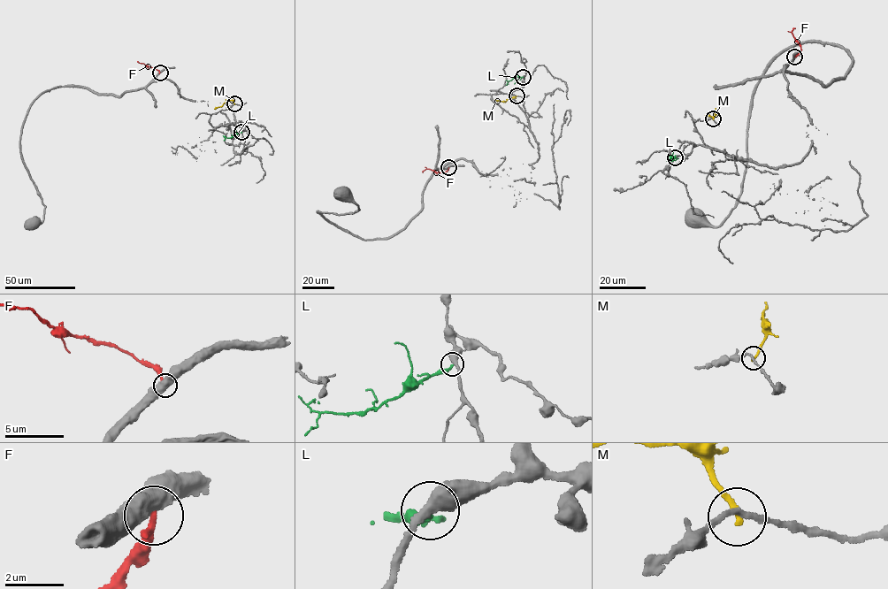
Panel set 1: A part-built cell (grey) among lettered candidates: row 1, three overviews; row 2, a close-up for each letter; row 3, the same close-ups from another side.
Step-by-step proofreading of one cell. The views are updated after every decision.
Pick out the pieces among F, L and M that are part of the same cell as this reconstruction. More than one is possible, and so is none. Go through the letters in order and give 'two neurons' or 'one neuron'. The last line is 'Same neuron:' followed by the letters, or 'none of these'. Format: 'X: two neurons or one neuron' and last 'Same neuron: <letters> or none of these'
F: two neurons
L: two neurons
M: two neurons
Same neuron: none of these

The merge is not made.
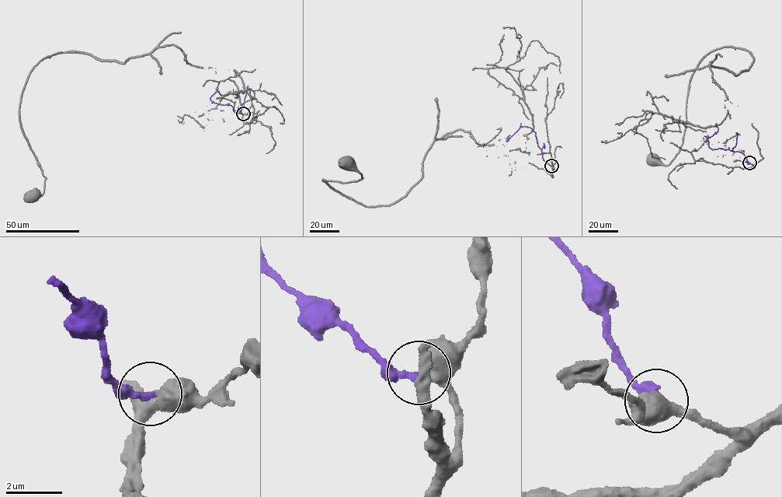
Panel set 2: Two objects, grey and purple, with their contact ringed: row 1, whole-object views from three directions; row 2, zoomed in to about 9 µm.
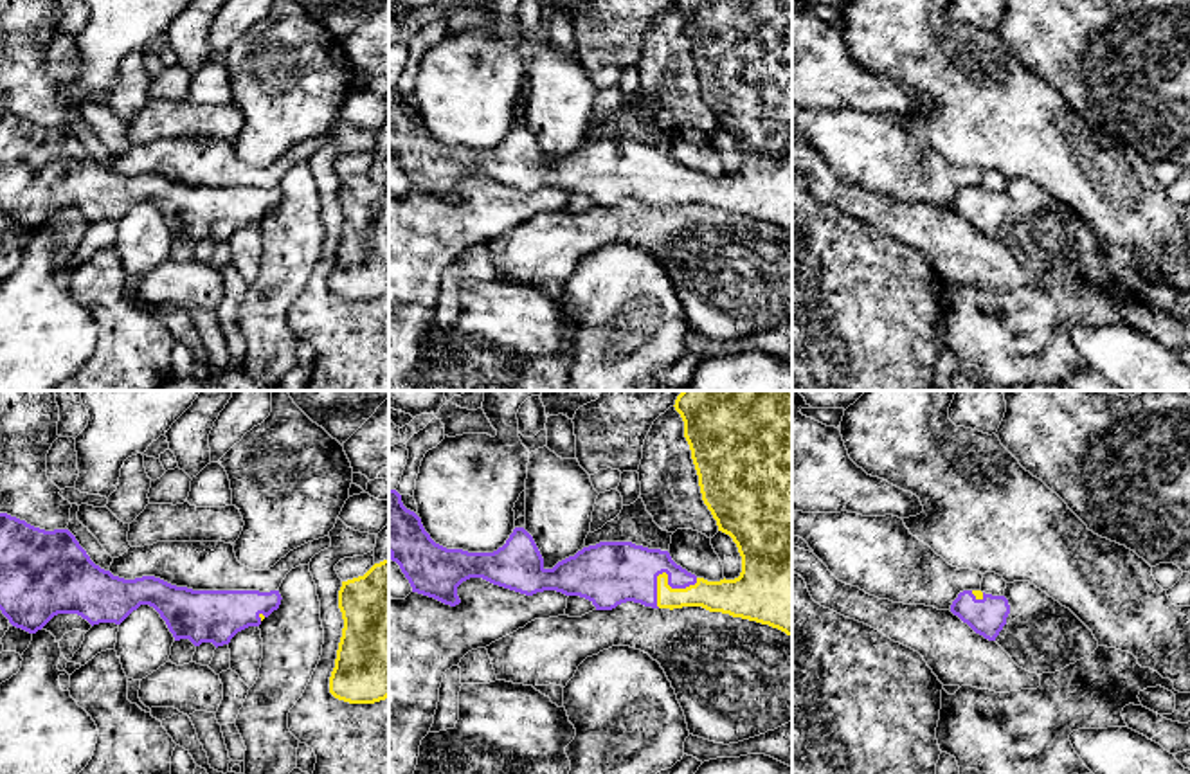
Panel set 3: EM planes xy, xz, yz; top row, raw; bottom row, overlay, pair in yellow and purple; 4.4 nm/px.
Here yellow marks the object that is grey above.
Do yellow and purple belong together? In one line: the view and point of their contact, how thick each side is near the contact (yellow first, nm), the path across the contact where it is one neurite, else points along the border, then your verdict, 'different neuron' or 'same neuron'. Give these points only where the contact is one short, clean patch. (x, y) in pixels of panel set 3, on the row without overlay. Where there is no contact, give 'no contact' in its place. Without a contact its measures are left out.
xz (667, 171) | 140/280 nm | across xz (717, 193), (672, 184), (667, 171), (611, 170) | same neuron

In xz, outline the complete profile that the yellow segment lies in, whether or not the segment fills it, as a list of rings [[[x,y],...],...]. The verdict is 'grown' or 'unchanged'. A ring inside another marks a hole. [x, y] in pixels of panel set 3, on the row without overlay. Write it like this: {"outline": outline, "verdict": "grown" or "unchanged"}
{"outline": [[[675,0],[673,4],[684,18],[684,34],[691,47],[691,56],[693,56],[693,61],[699,72],[702,97],[711,108],[713,115],[717,117],[718,128],[733,135],[742,153],[742,169],[738,175],[735,176],[724,175],[720,178],[708,178],[704,175],[697,175],[695,171],[677,162],[672,157],[668,148],[648,146],[643,142],[636,142],[632,139],[600,139],[596,142],[583,144],[574,153],[569,153],[558,158],[553,166],[545,166],[544,155],[533,133],[524,124],[515,124],[509,135],[506,137],[506,140],[493,149],[468,149],[463,146],[446,146],[430,135],[430,131],[425,128],[421,121],[421,115],[414,108],[403,103],[401,92],[396,86],[389,86],[389,151],[391,151],[391,157],[400,162],[401,169],[405,171],[405,175],[409,176],[412,184],[412,189],[434,194],[450,203],[455,203],[461,200],[457,193],[457,184],[463,178],[470,175],[482,175],[493,182],[499,182],[499,184],[504,184],[504,185],[509,185],[509,187],[515,187],[526,193],[533,193],[544,187],[556,187],[565,193],[580,193],[580,194],[589,196],[596,203],[596,207],[612,207],[618,202],[627,200],[627,198],[641,200],[652,205],[670,205],[670,207],[682,205],[682,203],[702,203],[709,209],[722,209],[733,214],[742,214],[742,216],[756,218],[762,221],[769,221],[772,225],[785,229],[787,232],[792,232],[792,0]]], "verdict": "grown"}

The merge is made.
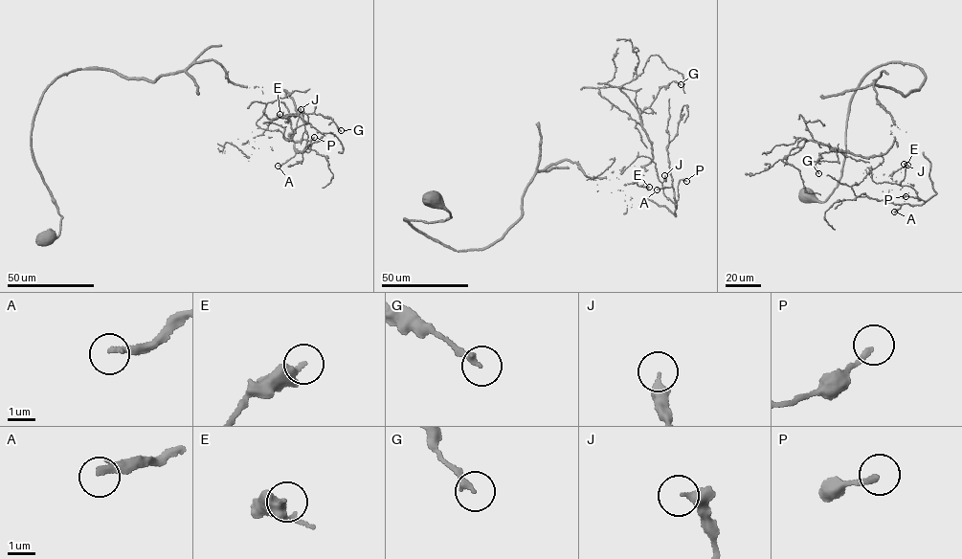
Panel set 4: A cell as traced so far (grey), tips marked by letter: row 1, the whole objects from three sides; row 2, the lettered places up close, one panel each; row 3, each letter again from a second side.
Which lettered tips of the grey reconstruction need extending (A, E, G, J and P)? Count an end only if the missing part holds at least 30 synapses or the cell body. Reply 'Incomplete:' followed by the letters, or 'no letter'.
Incomplete: A

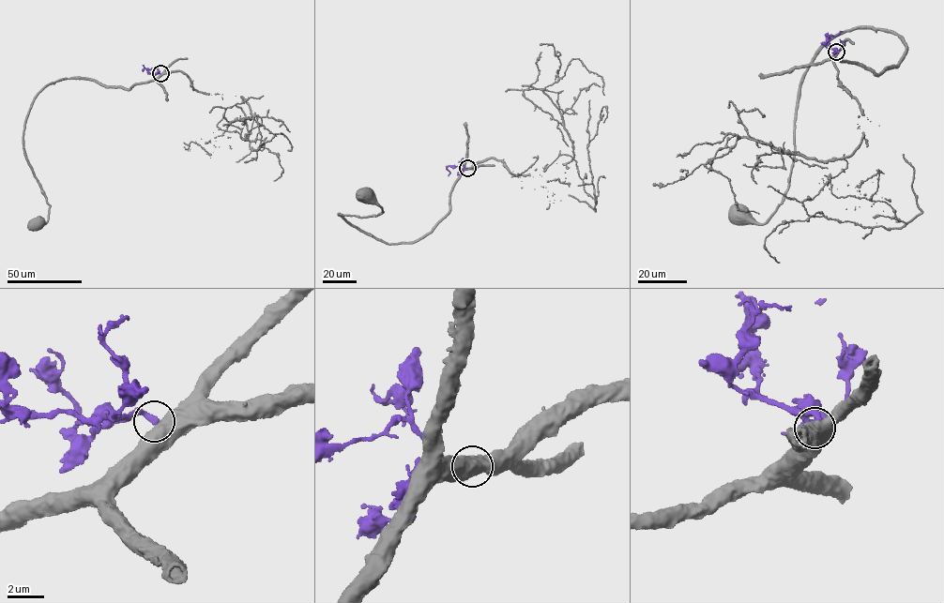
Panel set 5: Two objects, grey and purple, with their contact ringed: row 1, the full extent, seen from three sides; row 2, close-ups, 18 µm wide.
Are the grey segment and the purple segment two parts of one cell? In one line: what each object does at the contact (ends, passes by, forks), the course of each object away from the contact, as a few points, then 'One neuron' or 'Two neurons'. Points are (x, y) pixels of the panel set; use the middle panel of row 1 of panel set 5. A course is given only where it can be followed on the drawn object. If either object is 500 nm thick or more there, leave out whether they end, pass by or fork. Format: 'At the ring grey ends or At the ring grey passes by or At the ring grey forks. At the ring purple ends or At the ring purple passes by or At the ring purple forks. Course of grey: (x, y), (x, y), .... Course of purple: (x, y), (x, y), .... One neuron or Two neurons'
Course of grey: (467, 168), (454, 185), (449, 212), (412, 241), (386, 244), (338, 215), (361, 218), (382, 213), (361, 193). Course of purple: (467, 168), (462, 164), (447, 166), (448, 176). Two neurons

